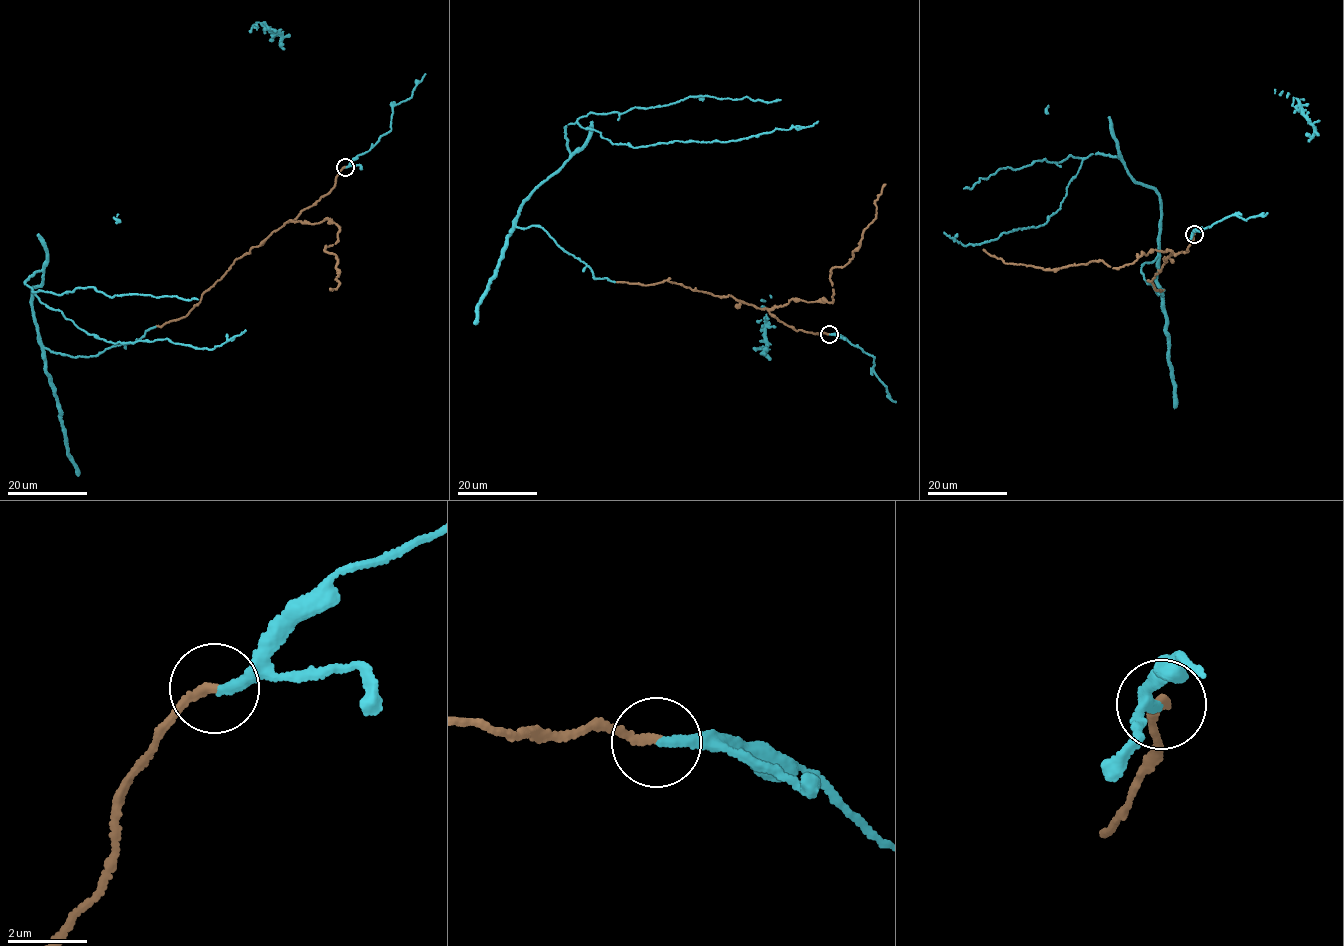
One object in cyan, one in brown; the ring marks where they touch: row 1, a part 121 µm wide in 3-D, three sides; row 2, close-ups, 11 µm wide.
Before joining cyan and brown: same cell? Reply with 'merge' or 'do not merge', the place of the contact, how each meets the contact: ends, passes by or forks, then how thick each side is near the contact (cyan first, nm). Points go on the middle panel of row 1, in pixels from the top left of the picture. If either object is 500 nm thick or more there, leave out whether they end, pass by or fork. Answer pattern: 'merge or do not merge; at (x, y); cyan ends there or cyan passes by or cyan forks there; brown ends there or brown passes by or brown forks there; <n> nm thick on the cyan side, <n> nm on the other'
merge; at (829, 334); cyan ends there; brown ends there; 240 nm thick on the cyan side, 220 nm on the other

